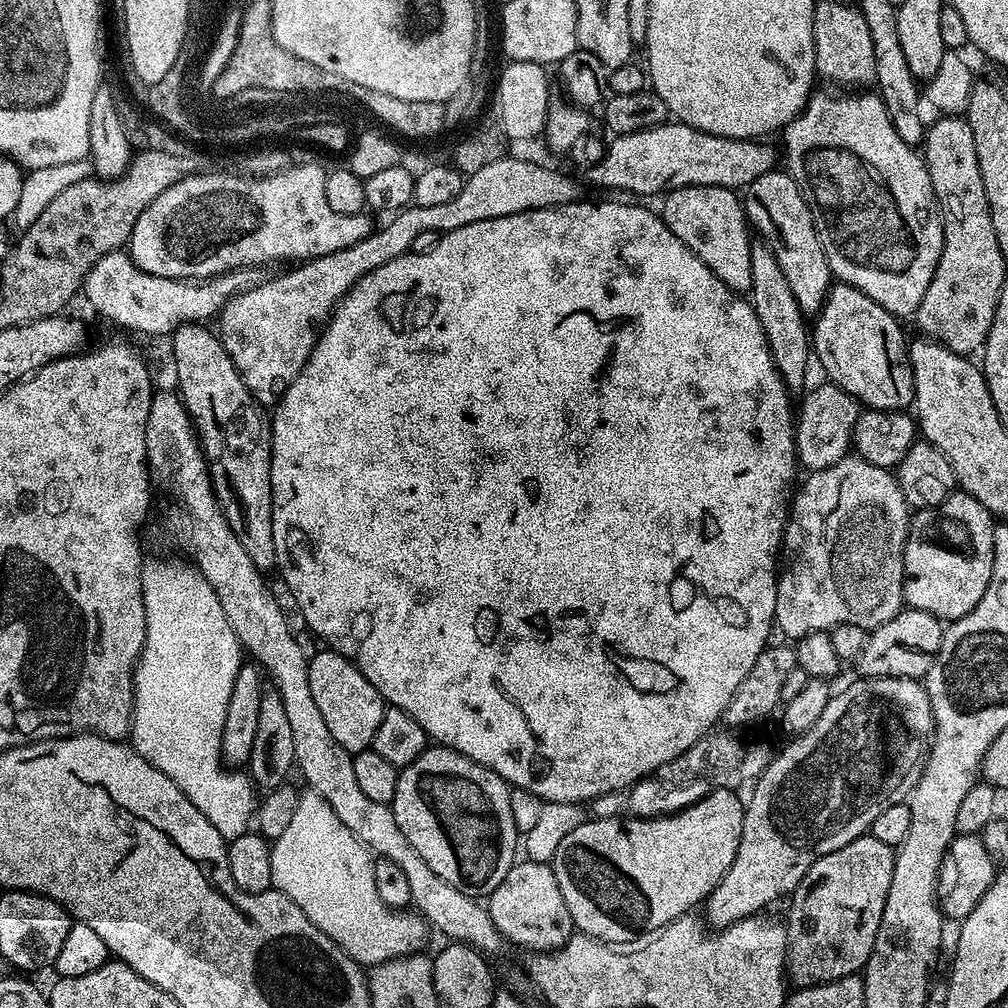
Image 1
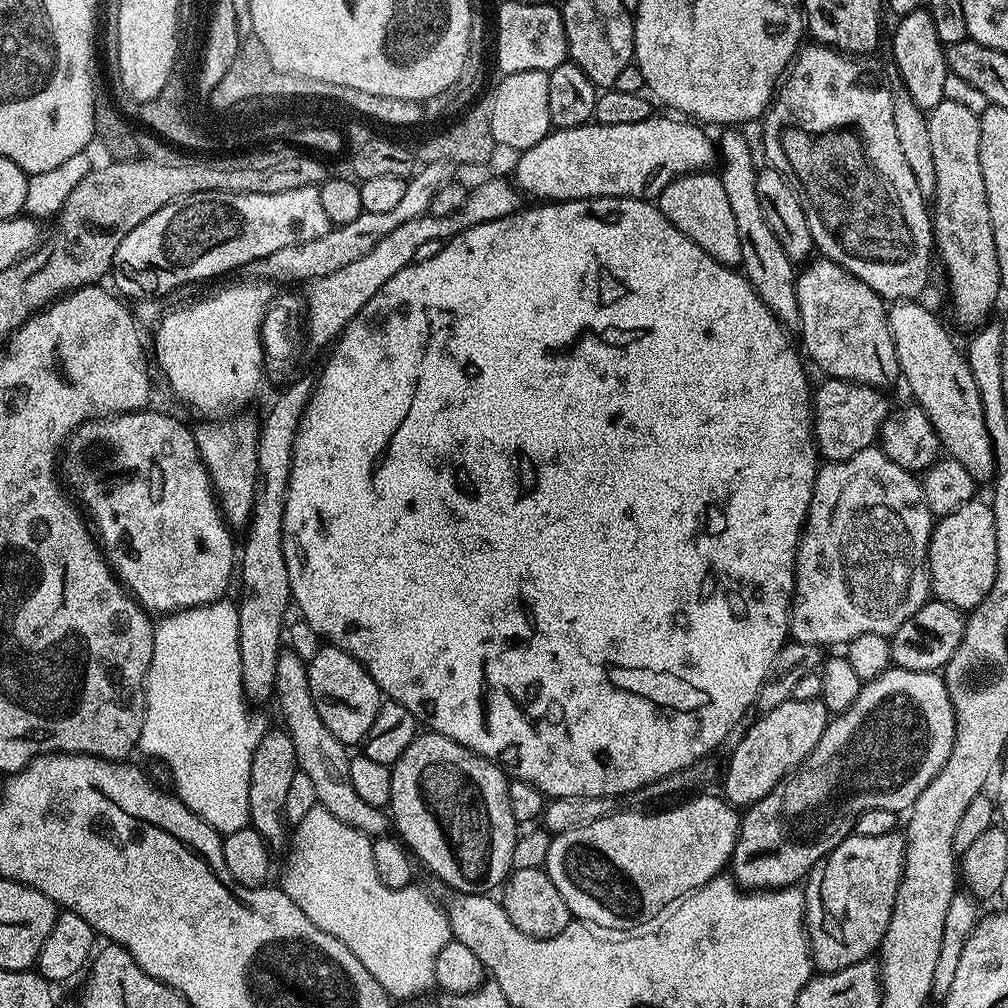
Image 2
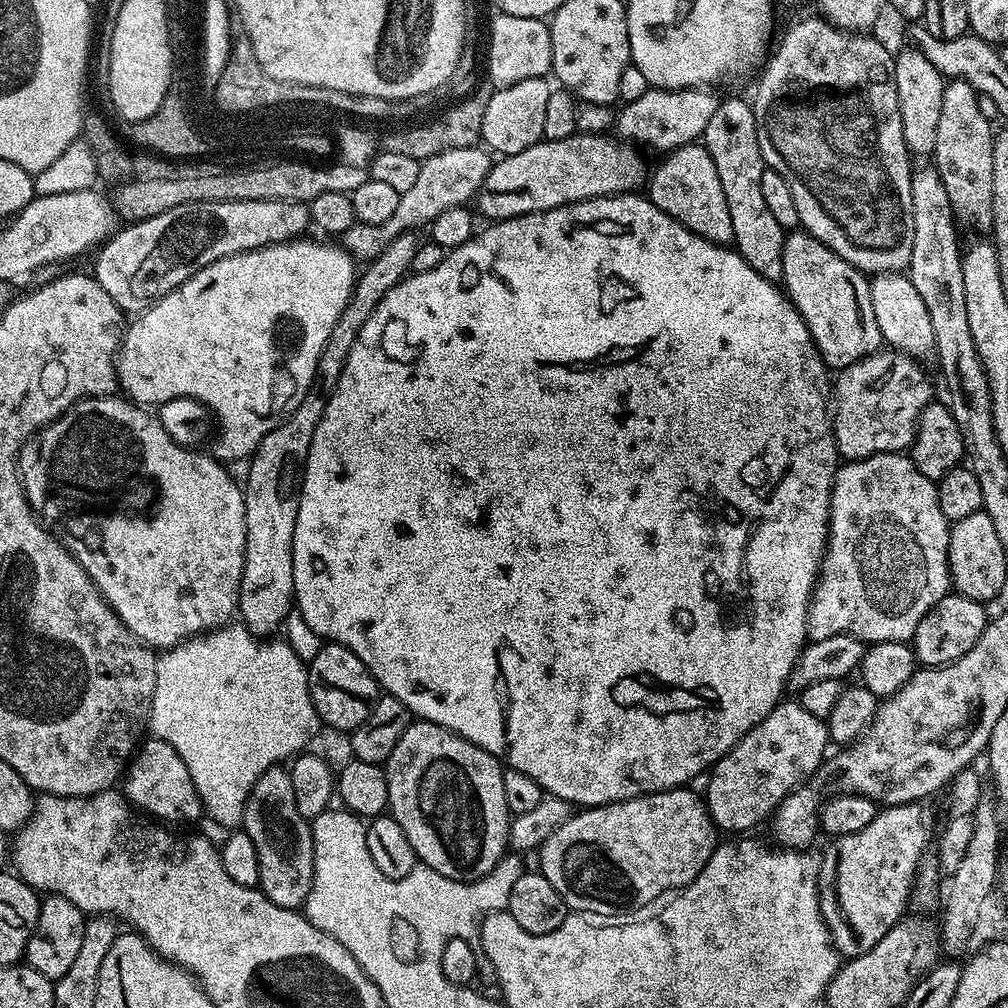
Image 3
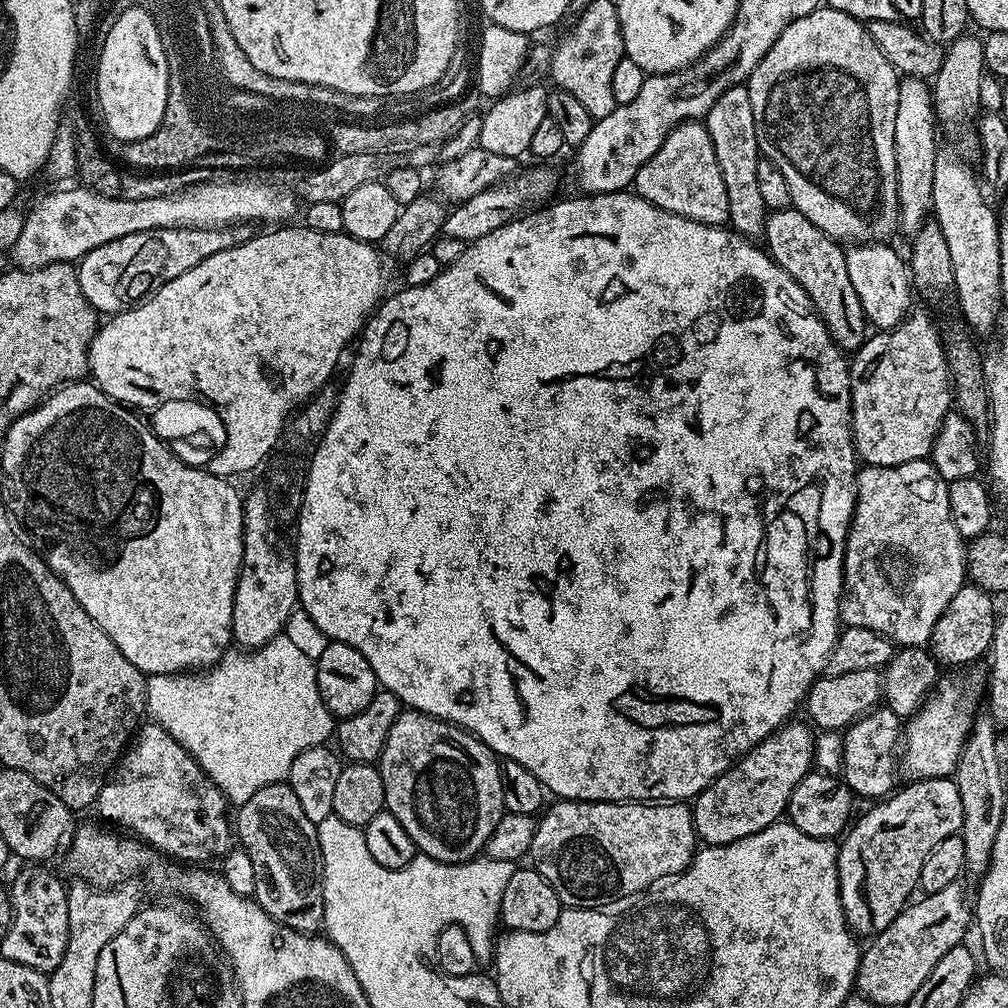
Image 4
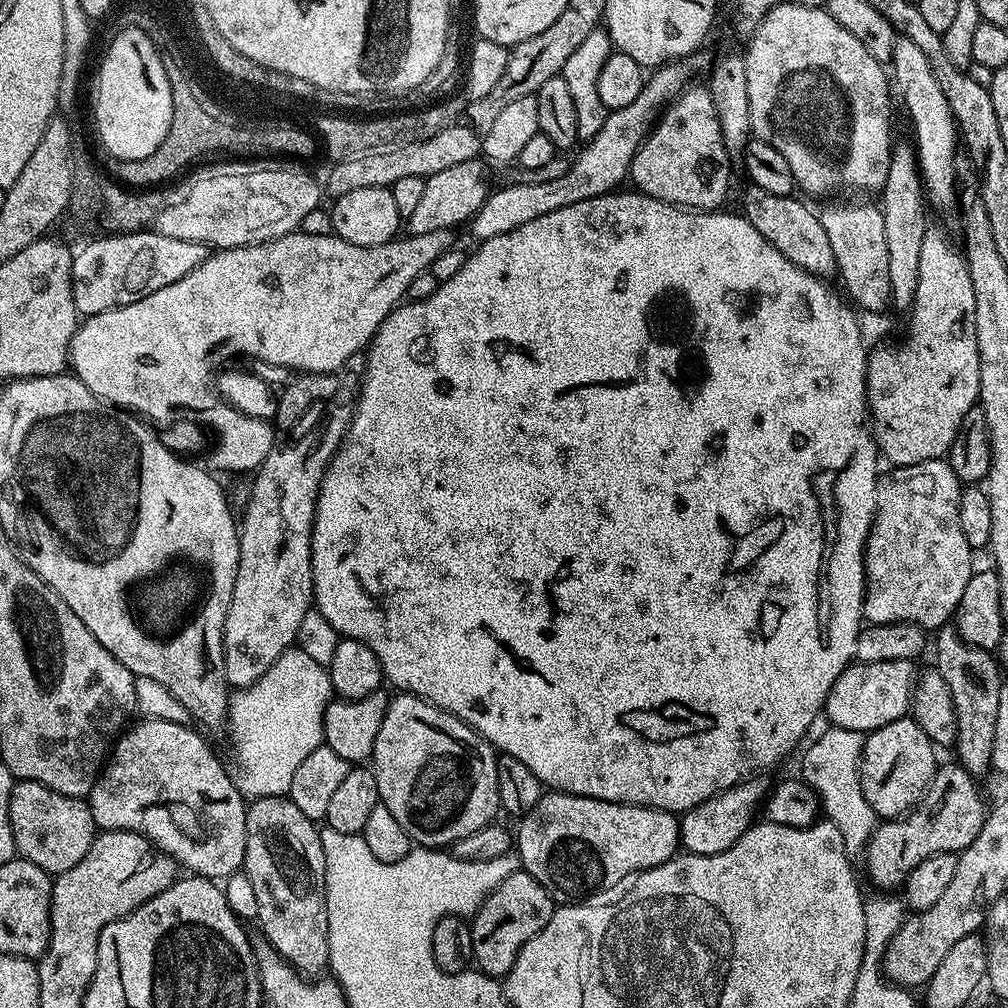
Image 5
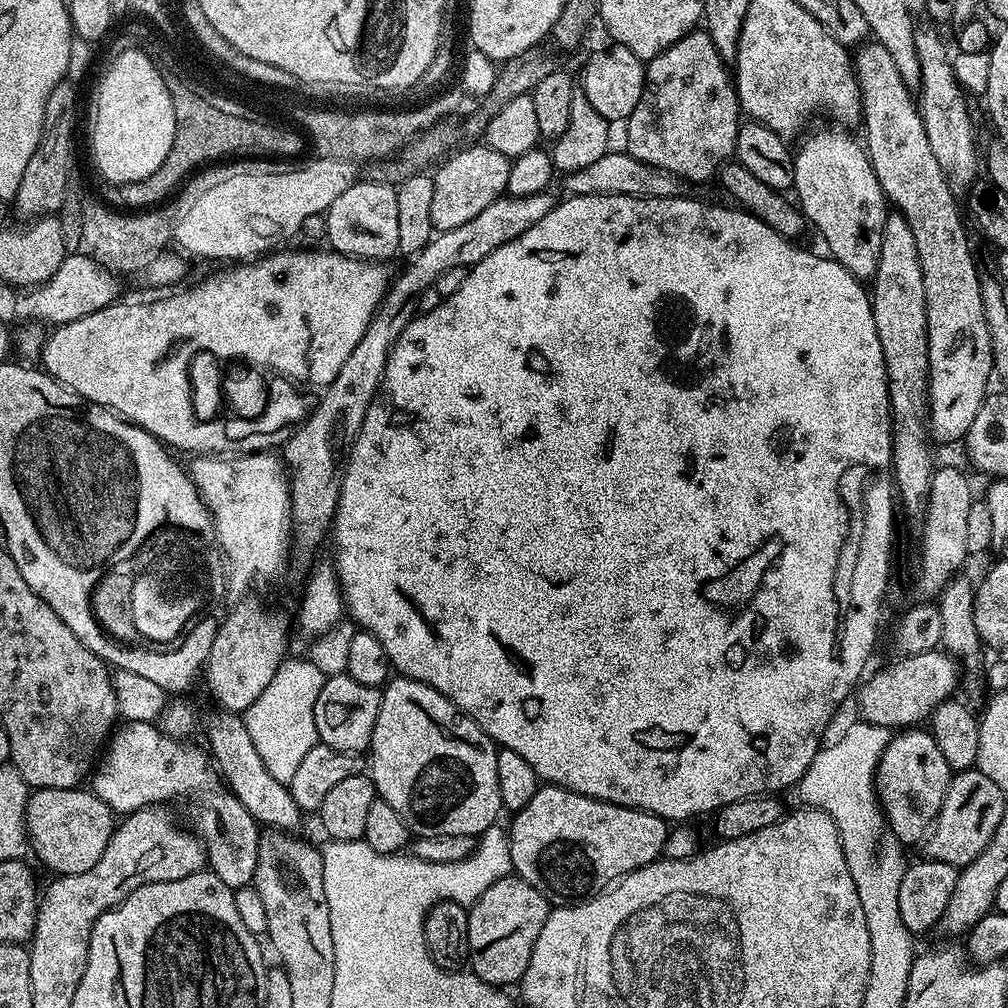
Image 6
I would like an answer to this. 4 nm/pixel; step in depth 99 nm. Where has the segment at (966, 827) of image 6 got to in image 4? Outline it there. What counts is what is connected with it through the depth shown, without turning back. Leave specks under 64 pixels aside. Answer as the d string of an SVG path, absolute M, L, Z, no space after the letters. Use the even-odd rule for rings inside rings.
M946 776L926 778L905 785L904 789L901 787L893 791L891 796L873 803L872 809L857 824L855 821L847 829L846 835L839 841L836 849L842 910L848 927L860 938L878 935L882 930L886 930L886 926L890 926L890 922L894 922L894 918L898 918L898 914L913 899L917 891L922 866L926 858L930 858L930 850L934 850L934 846L938 846L942 838L957 835L963 826L962 797L955 779Z

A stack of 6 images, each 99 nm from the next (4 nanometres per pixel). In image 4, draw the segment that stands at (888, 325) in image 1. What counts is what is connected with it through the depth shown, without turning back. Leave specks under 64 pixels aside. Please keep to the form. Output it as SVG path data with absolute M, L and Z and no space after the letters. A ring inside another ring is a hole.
M791 206L769 211L762 240L772 261L782 266L782 270L786 270L786 274L790 274L790 278L794 278L794 282L806 290L834 343L845 353L855 353L866 339L866 321L862 302L858 302L858 294L850 282L850 270L846 270L845 249L818 230L818 226L814 226L806 214Z

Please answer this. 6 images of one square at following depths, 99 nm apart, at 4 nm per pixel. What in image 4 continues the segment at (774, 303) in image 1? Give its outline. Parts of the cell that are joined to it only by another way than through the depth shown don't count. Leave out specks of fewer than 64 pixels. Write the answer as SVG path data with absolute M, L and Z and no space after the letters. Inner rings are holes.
M736 84L710 106L706 117L710 142L714 142L714 154L718 154L718 166L722 169L722 182L726 182L728 224L733 232L749 238L764 235L764 224L770 209L762 202L758 187L758 162L762 159L758 146L758 134L754 126L754 106L750 106L750 94L744 84Z

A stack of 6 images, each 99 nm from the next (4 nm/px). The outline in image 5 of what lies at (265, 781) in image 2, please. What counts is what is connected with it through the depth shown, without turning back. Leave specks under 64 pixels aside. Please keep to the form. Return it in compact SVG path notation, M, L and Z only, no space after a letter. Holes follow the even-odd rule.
M284 794L253 799L247 805L246 846L242 871L250 878L258 898L256 920L264 931L267 943L287 960L301 976L316 978L329 967L328 907L326 906L326 866L322 854L321 829Z

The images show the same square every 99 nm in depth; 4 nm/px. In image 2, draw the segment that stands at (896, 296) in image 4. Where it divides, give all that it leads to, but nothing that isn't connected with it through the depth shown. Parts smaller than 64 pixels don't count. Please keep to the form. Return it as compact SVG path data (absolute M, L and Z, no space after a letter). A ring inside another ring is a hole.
M901 300L888 308L888 325L894 338L894 346L900 363L900 374L912 391L911 399L920 405L922 411L930 418L934 430L940 439L941 449L951 459L962 462L966 470L978 482L991 481L996 470L996 459L992 453L990 434L982 418L982 398L978 398L978 386L970 370L965 353L952 345L952 338L944 329L944 324L928 308L923 308L916 300Z

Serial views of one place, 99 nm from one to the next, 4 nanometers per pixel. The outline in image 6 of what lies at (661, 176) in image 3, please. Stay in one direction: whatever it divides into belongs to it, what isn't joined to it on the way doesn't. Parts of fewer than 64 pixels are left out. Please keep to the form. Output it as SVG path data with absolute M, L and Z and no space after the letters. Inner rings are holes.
M693 30L687 32L678 42L674 42L674 46L662 50L662 54L647 61L642 98L638 98L634 114L630 114L626 121L626 151L629 156L638 158L638 162L646 162L658 170L666 170L689 185L704 184L733 159L741 123L740 99L736 96L729 65L718 54L707 31Z

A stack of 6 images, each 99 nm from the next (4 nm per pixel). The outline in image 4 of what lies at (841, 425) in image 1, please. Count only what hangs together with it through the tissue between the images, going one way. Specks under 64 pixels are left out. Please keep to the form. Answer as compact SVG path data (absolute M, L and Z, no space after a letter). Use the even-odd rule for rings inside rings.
M913 310L909 312L900 325L891 330L877 331L877 336L869 335L864 343L856 349L850 360L848 373L850 374L850 390L852 391L852 441L856 447L856 455L868 466L902 466L902 462L914 462L915 460L926 460L932 455L932 447L936 441L938 430L946 418L948 412L953 411L954 397L952 394L952 372L948 369L948 353L945 341L940 341L940 332L932 321L928 312Z

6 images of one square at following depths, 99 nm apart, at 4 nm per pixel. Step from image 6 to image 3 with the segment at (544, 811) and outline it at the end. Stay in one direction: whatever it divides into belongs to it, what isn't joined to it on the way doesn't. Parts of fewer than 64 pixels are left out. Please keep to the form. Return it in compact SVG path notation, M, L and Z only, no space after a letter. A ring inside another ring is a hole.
M688 786L671 788L665 792L651 792L648 796L639 796L633 800L620 800L616 804L598 804L577 811L566 822L562 822L562 826L558 826L558 830L554 830L554 834L550 834L550 838L546 838L546 842L540 845L538 849L538 855L540 855L539 871L543 872L546 882L550 882L550 886L554 886L554 890L558 890L558 894L564 899L565 904L571 911L593 912L605 918L620 918L625 914L635 913L632 912L635 908L646 907L651 900L658 899L663 892L668 892L667 894L675 893L696 880L696 875L700 873L702 866L706 866L710 854L718 843L718 837L716 837L718 836L718 829L713 824L711 817L708 816L705 801L699 795L696 797L691 792L692 790Z

